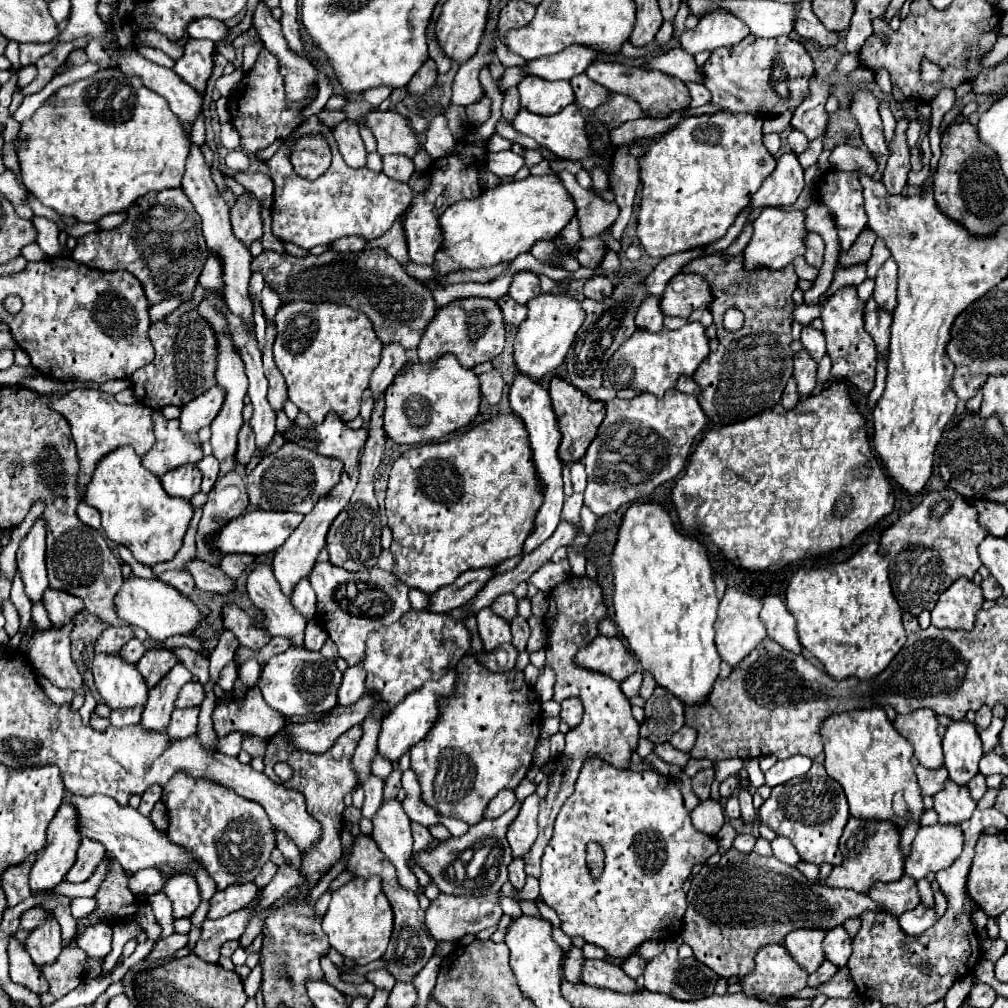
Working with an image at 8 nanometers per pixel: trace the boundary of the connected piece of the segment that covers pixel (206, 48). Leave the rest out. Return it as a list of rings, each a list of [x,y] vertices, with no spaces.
[[[187,38],[185,54],[173,66],[175,74],[193,86],[199,94],[205,92],[207,80],[213,74],[213,52],[215,44],[211,40]]]

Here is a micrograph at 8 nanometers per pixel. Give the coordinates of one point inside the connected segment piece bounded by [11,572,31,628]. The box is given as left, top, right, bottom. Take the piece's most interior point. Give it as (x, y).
(22, 602)

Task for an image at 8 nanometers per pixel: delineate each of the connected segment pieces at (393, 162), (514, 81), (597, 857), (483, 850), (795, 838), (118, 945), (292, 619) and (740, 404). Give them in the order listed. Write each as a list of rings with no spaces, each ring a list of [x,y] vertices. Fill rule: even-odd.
[[[383,156],[383,172],[397,182],[409,182],[409,176],[415,172],[415,166],[405,156]]]
[[[507,68],[505,74],[503,74],[503,78],[499,80],[499,90],[503,92],[503,90],[507,90],[509,86],[517,86],[521,78],[523,78],[521,68]]]
[[[589,844],[595,848],[587,848],[586,861],[591,874],[597,878],[603,872],[603,848],[599,848],[599,844]]]
[[[517,802],[513,808],[509,808],[503,816],[495,820],[481,820],[479,824],[471,826],[467,834],[459,838],[449,838],[445,842],[439,842],[431,850],[421,850],[411,854],[411,866],[423,868],[433,884],[445,894],[453,896],[485,896],[499,892],[501,886],[507,882],[507,866],[513,860],[509,842],[505,838],[507,826],[517,818],[521,810],[521,804]],[[471,852],[471,860],[465,862],[463,854]]]
[[[813,762],[805,776],[793,778],[785,784],[773,788],[771,798],[759,808],[759,820],[769,826],[777,836],[785,836],[797,848],[801,860],[821,864],[841,864],[843,856],[839,852],[839,838],[849,820],[849,806],[839,782],[827,776],[823,764]]]
[[[119,922],[116,923],[113,930],[113,940],[112,940],[112,950],[111,954],[105,958],[105,964],[103,964],[103,974],[107,970],[111,970],[115,966],[115,962],[119,960],[123,951],[123,946],[132,938],[137,938],[140,932],[144,931],[143,927],[137,924],[137,922],[126,923]]]
[[[257,564],[257,568],[247,578],[247,594],[251,602],[265,614],[265,626],[271,636],[283,636],[291,640],[291,646],[305,646],[303,632],[307,626],[307,618],[299,614],[291,600],[283,596],[279,582],[273,576],[273,570],[265,564]]]
[[[717,252],[691,260],[683,266],[683,272],[703,274],[713,294],[709,310],[717,324],[719,348],[697,368],[693,376],[701,388],[699,404],[709,422],[713,426],[725,426],[775,408],[781,400],[787,380],[793,376],[791,324],[795,302],[791,294],[799,280],[793,266],[789,264],[783,270],[761,268],[749,274],[743,270],[741,254],[725,260],[723,252]],[[729,308],[743,312],[745,320],[741,330],[725,330],[723,314]]]

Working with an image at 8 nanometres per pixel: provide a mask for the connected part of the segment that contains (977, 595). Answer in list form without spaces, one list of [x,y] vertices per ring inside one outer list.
[[[959,578],[941,594],[937,606],[931,612],[931,622],[937,628],[969,630],[975,626],[975,616],[983,602],[981,588],[969,578]]]

